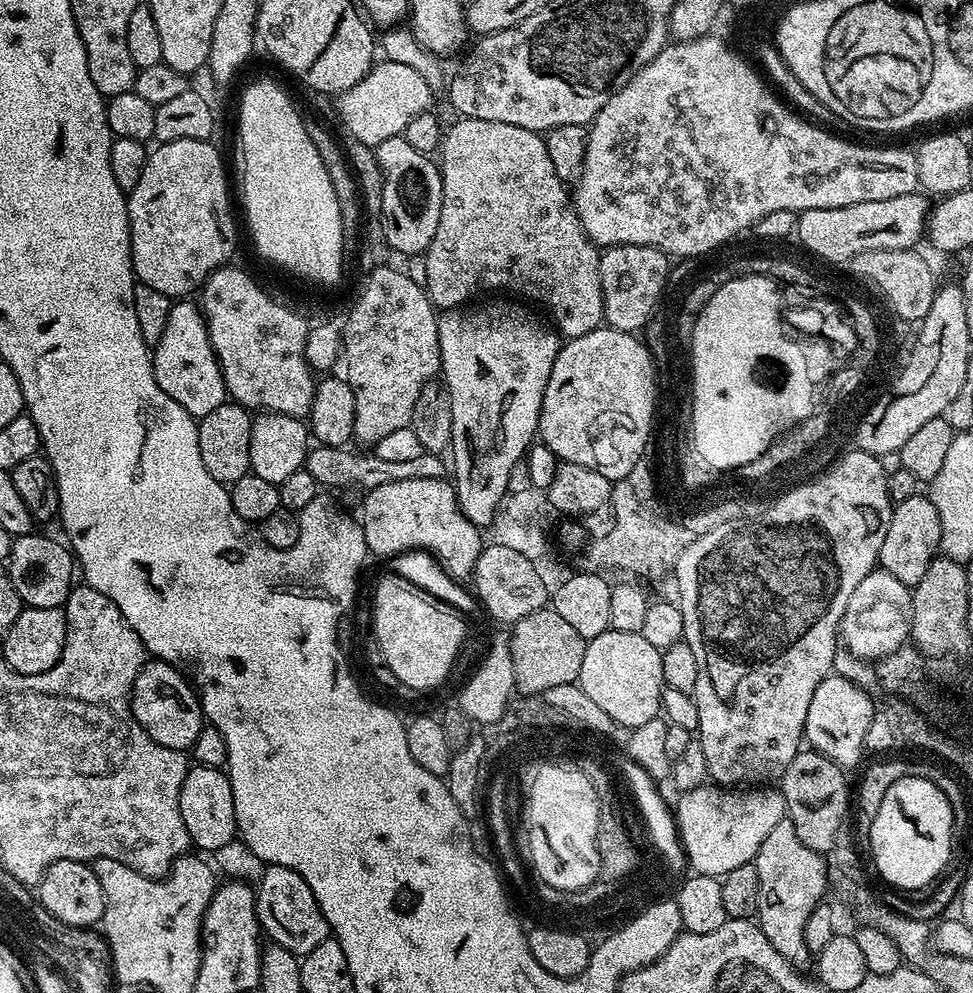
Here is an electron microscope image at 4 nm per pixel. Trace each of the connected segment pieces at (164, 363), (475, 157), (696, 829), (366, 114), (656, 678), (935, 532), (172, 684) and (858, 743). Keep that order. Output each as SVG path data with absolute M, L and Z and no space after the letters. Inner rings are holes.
M191 299L173 303L170 318L166 318L166 330L152 352L152 369L158 386L193 418L210 414L210 410L226 402L222 370L212 349L208 323L199 303Z
M460 118L453 128L444 133L444 139L438 149L438 167L442 178L442 214L438 214L438 230L434 230L434 238L428 251L423 253L424 278L423 287L428 293L428 301L437 310L458 308L469 303L471 296L479 292L496 292L501 288L504 292L517 292L525 301L537 300L544 304L546 311L552 315L551 323L561 337L571 338L590 334L604 324L604 303L602 302L602 278L600 277L601 249L593 244L586 234L582 222L574 207L573 197L566 189L565 181L554 174L554 162L550 162L550 154L546 151L544 136L531 132L522 126L510 126L510 122L486 122L482 118Z
M701 786L683 793L679 798L680 801L674 804L674 815L676 819L676 825L679 828L680 840L684 845L684 852L687 856L687 867L691 869L695 875L698 876L714 876L717 878L723 878L728 875L728 872L734 871L736 867L740 867L743 864L750 864L755 861L758 850L762 846L762 842L766 842L766 834L770 834L770 830L774 830L774 826L778 826L778 822L785 819L786 809L784 806L784 795L780 793L775 787L772 786L756 786L751 790L733 790L728 786Z
M381 59L350 90L339 93L334 104L335 115L340 115L344 128L351 139L358 143L375 146L403 134L410 126L410 118L429 111L432 105L433 85L418 70L402 66L402 62Z
M613 632L598 634L598 638L584 645L582 670L578 681L580 688L601 710L624 730L646 726L646 722L661 715L660 695L665 690L662 674L661 649L650 646L639 632Z
M923 494L906 498L906 502L895 505L886 530L886 539L882 541L879 567L894 574L898 582L913 586L922 581L927 567L940 552L940 519L934 502Z
M149 659L134 678L131 697L132 713L142 730L146 730L146 734L150 734L154 742L170 746L170 750L187 753L206 726L197 691L189 677L175 664Z
M829 674L822 682L818 682L818 690L814 690L814 698L810 698L810 710L806 710L804 719L803 739L808 740L813 749L828 756L835 764L839 764L845 770L851 770L860 760L860 755L866 752L866 734L875 716L877 705L874 700L863 691L863 689L850 682L841 674Z

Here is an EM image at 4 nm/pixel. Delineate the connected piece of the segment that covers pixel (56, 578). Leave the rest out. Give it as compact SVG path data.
M18 536L13 539L12 549L6 561L8 577L12 579L12 585L17 594L20 595L21 601L30 608L59 608L66 601L74 587L72 580L72 568L74 572L74 557L63 543L51 540L48 536Z

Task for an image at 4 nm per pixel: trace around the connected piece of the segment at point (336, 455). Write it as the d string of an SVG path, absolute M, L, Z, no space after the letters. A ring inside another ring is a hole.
M316 444L309 447L308 457L304 459L304 469L314 477L314 482L324 490L332 490L328 488L364 488L363 490L371 490L378 486L386 486L390 482L402 482L403 480L413 480L414 478L430 478L431 480L442 480L449 475L450 468L446 463L443 455L435 452L420 451L418 458L410 458L407 462L382 462L382 458L378 458L371 451L360 450L364 452L351 452L351 447L345 446L326 446L325 444Z

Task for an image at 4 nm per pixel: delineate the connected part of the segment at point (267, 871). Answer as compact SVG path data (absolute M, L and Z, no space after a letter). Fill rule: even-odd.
M269 864L263 869L254 888L256 894L256 918L265 937L271 943L284 947L296 957L302 958L318 942L329 939L330 929L318 902L314 898L314 890L306 886L306 878L286 866Z

